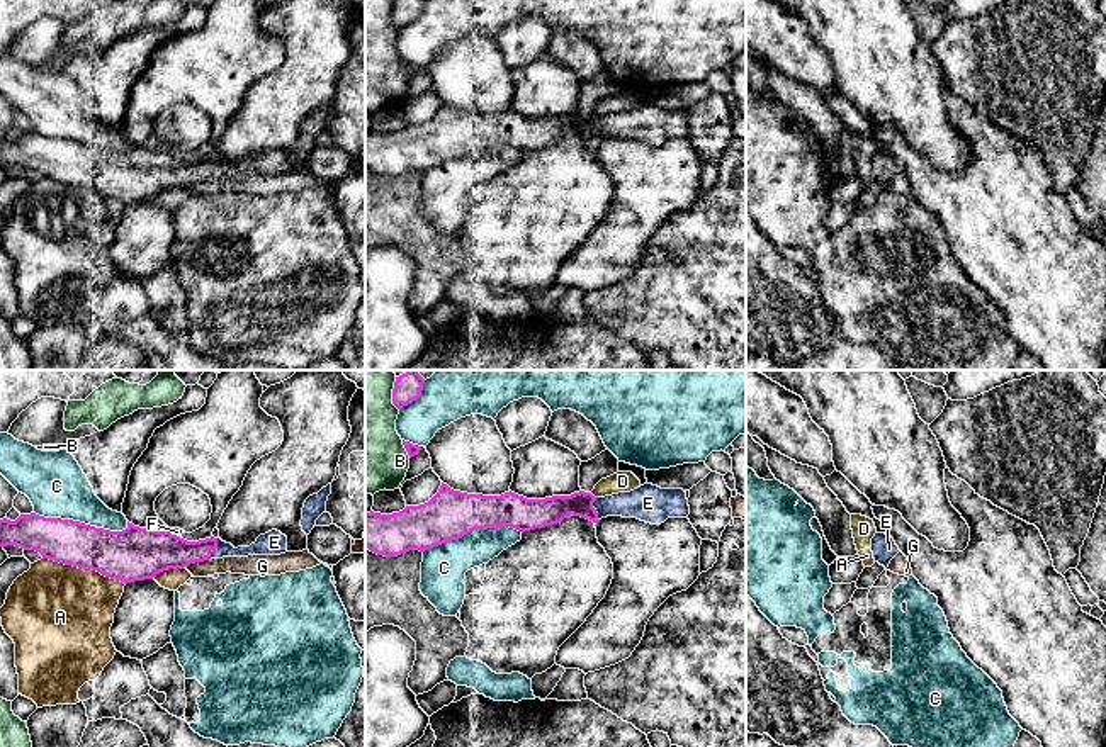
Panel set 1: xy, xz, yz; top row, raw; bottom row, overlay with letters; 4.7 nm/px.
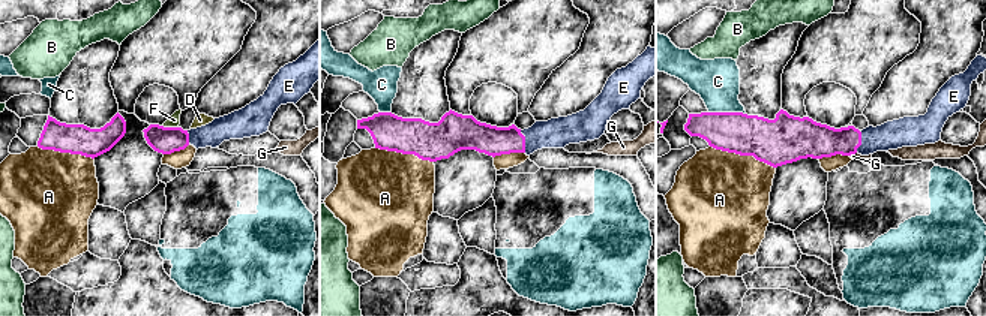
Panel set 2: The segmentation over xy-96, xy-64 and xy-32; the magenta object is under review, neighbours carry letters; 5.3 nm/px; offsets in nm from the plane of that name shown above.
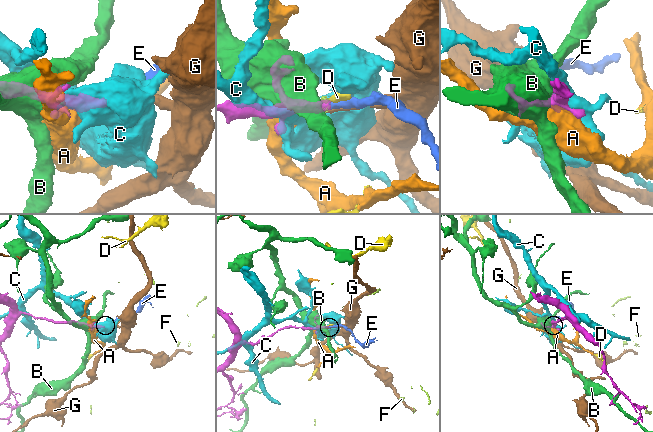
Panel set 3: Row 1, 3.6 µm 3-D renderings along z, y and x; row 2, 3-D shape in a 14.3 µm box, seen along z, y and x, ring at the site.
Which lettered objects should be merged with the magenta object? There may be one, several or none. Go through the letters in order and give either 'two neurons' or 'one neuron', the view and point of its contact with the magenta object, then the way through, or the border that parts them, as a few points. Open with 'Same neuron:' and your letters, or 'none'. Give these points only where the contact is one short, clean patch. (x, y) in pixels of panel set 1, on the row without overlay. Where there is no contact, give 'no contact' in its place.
Same neuron: E
A: two neurons | xy (84, 189)
B: two neurons | xz (405, 67)
C: two neurons | xy (82, 143)
D: two neurons | xz (593, 116) | along xz (590, 112), (595, 117)
E: one neuron | xz (593, 128)
F: two neurons | xy (175, 155) | along xy (169, 150), (180, 158)
G: two neurons | xy (196, 180)

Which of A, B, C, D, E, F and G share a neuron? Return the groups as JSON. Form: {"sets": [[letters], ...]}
{"sets": [["A", "D"], ["B"], ["C"], ["E"], ["F"], ["G"]]}

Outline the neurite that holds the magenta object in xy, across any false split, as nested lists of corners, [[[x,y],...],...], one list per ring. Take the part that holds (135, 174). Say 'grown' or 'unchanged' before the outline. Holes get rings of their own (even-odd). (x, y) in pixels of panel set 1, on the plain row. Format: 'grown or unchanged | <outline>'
grown | [[[31,132],[20,134],[15,141],[0,139],[0,166],[7,165],[36,170],[42,178],[92,188],[127,204],[209,178],[280,175],[287,171],[287,156],[272,149],[250,166],[234,168],[221,158],[187,161],[170,151],[139,148],[129,141],[126,149],[110,151]]]

